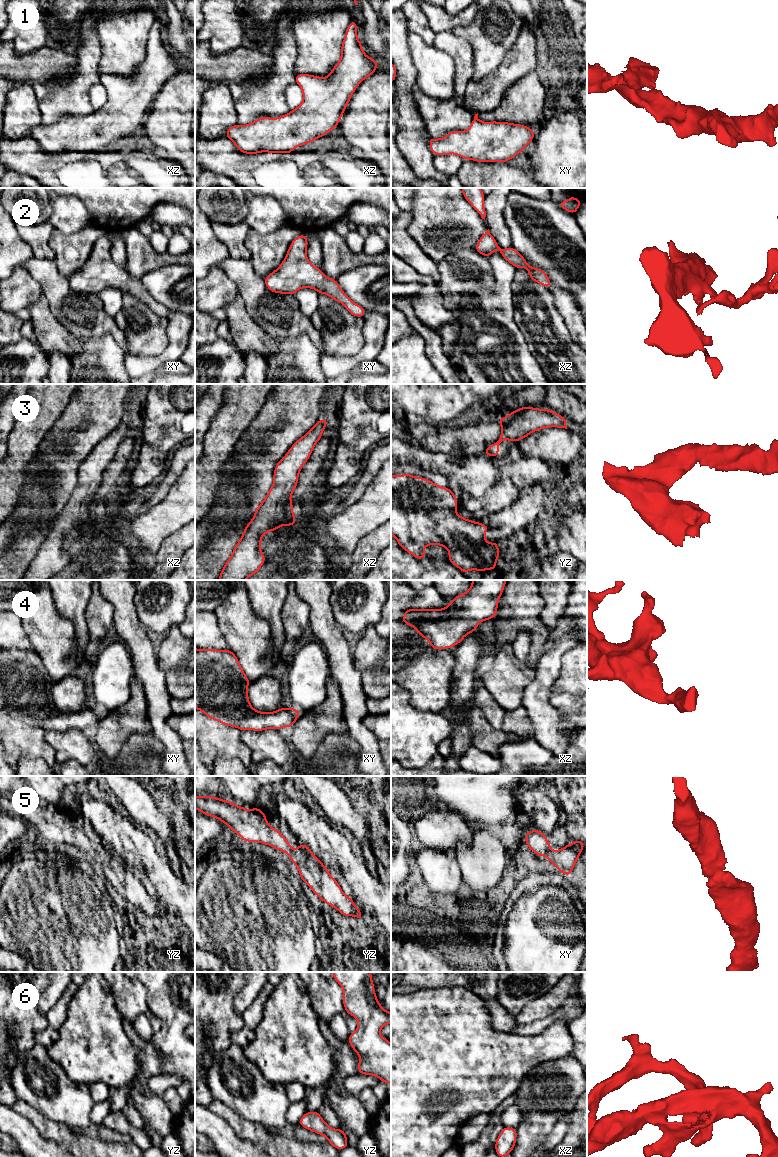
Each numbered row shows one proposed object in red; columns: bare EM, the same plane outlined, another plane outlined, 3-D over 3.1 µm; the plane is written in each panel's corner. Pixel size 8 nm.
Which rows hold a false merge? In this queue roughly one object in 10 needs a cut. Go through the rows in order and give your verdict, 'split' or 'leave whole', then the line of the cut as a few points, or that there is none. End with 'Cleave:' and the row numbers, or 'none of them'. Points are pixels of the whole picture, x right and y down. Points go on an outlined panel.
1: leave whole | no cut
2: leave whole | no cut
3: leave whole | no cut
4: leave whole | no cut
5: leave whole | no cut
6: leave whole | no cut
Cleave: none of them

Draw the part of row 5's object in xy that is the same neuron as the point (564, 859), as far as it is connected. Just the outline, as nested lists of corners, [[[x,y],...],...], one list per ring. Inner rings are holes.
[[[532,829],[524,835],[526,846],[538,857],[547,856],[556,869],[566,876],[570,876],[582,850],[585,848],[582,840],[575,840],[560,850],[551,850],[550,844],[544,833]]]

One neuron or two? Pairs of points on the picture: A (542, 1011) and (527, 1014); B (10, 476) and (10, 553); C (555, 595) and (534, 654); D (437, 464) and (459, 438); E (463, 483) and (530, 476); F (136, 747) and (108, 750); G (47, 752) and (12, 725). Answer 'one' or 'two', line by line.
A: one
B: two
C: two
D: two
E: one
F: two
G: one

